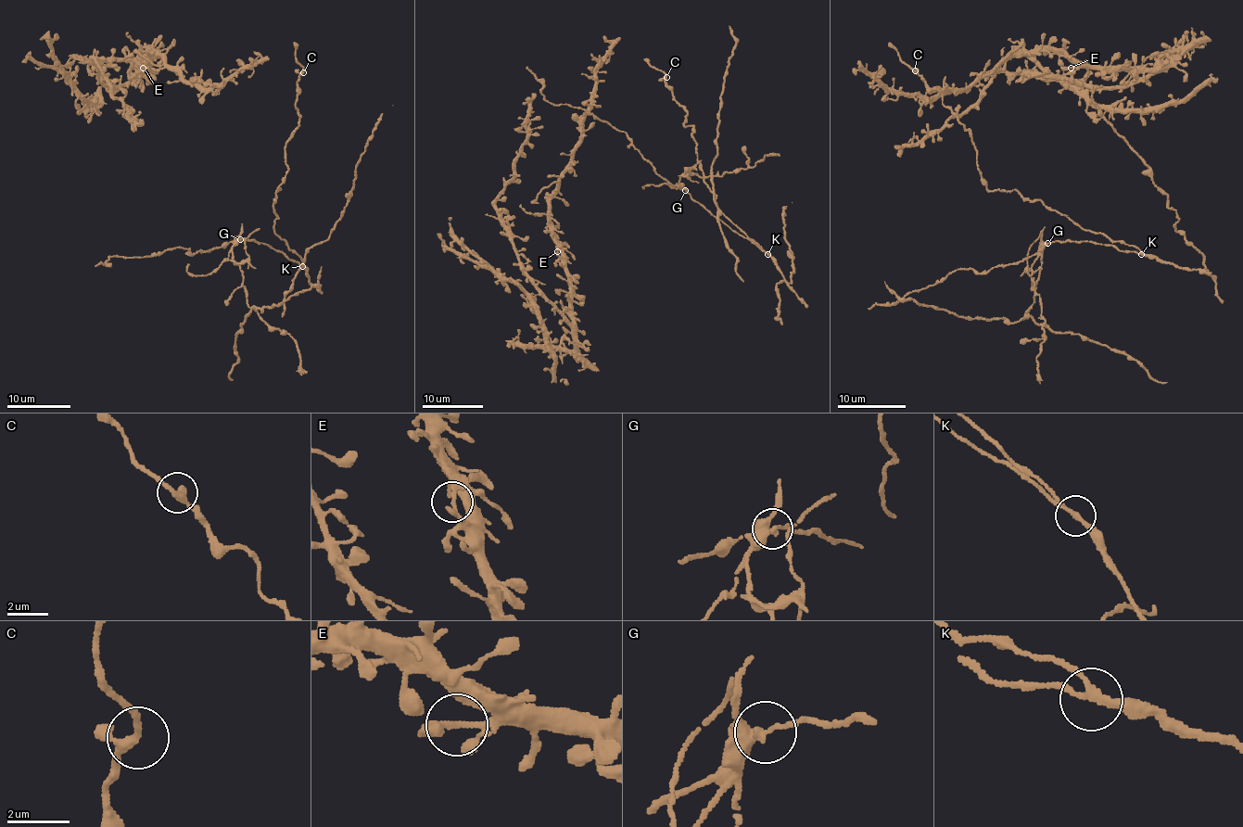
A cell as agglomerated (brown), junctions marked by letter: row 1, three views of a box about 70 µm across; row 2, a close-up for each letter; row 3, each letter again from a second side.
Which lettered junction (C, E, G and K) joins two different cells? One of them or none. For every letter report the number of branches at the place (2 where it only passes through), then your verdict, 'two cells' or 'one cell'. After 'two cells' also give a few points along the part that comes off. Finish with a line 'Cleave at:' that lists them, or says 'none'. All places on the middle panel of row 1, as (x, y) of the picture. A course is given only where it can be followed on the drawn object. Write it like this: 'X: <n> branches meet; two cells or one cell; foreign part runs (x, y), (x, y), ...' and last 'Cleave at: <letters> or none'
C: 3 branches meet; one cell
E: 3 branches meet; one cell
G: 3 branches meet; two cells; foreign part runs (685, 191), (678, 182), (690, 172), (708, 176), (734, 172), (751, 168), (767, 155), (776, 154)
K: 3 branches meet; one cell
Cleave at: G

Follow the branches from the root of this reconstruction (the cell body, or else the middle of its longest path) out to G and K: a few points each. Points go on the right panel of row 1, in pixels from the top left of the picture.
G: (913, 70), (967, 130), (989, 189), (1041, 200), (1086, 230), (1139, 251), (1084, 240), (1048, 243)
K: (913, 70), (967, 130), (989, 189), (1041, 200), (1141, 254)

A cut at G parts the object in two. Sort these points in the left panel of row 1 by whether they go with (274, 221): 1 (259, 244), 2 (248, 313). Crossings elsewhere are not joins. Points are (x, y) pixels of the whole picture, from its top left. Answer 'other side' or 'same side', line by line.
1: same side
2: same side

